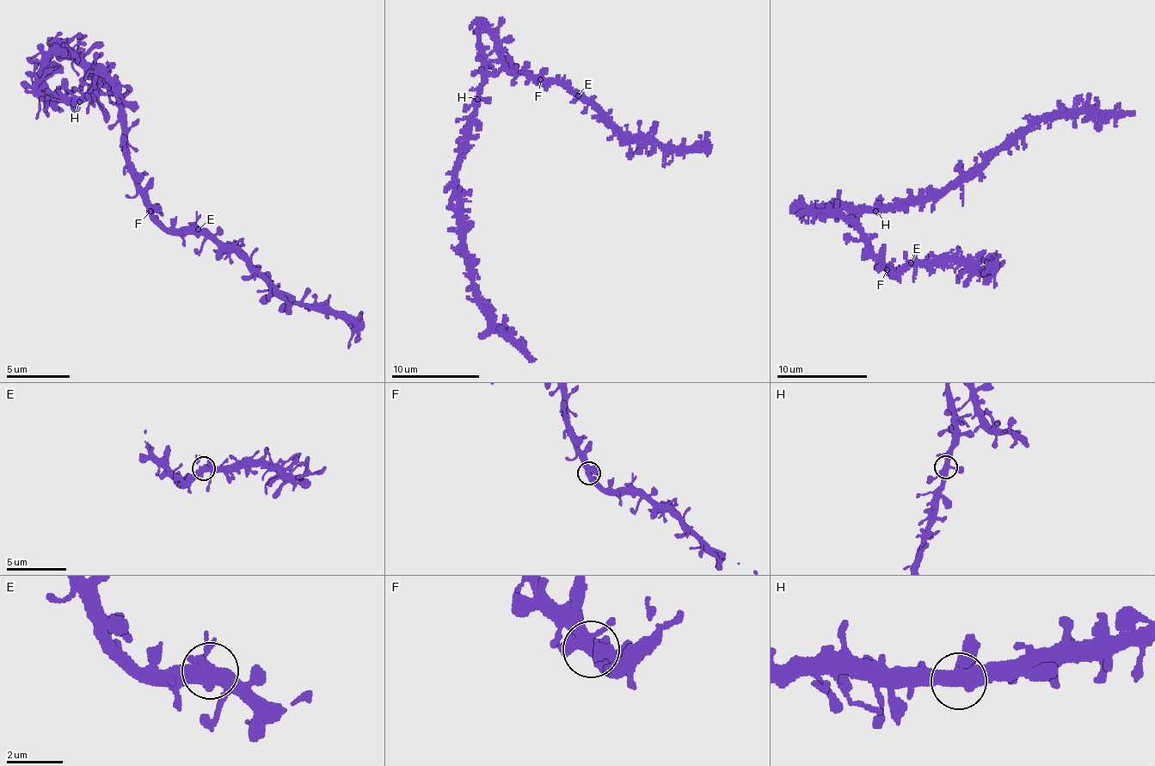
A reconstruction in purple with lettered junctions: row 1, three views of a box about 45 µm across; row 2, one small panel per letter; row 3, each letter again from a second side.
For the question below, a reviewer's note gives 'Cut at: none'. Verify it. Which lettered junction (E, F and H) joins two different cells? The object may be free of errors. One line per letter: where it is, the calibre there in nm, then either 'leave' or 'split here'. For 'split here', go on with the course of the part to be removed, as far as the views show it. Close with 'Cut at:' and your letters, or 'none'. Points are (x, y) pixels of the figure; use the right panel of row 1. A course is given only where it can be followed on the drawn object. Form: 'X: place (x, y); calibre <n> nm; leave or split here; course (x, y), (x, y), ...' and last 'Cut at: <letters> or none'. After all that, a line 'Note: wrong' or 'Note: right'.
E: place (911, 262); calibre 440 nm; leave
F: place (887, 269); calibre 400 nm; leave
H: place (875, 211); calibre 420 nm; leave
Cut at: none
Note: right

